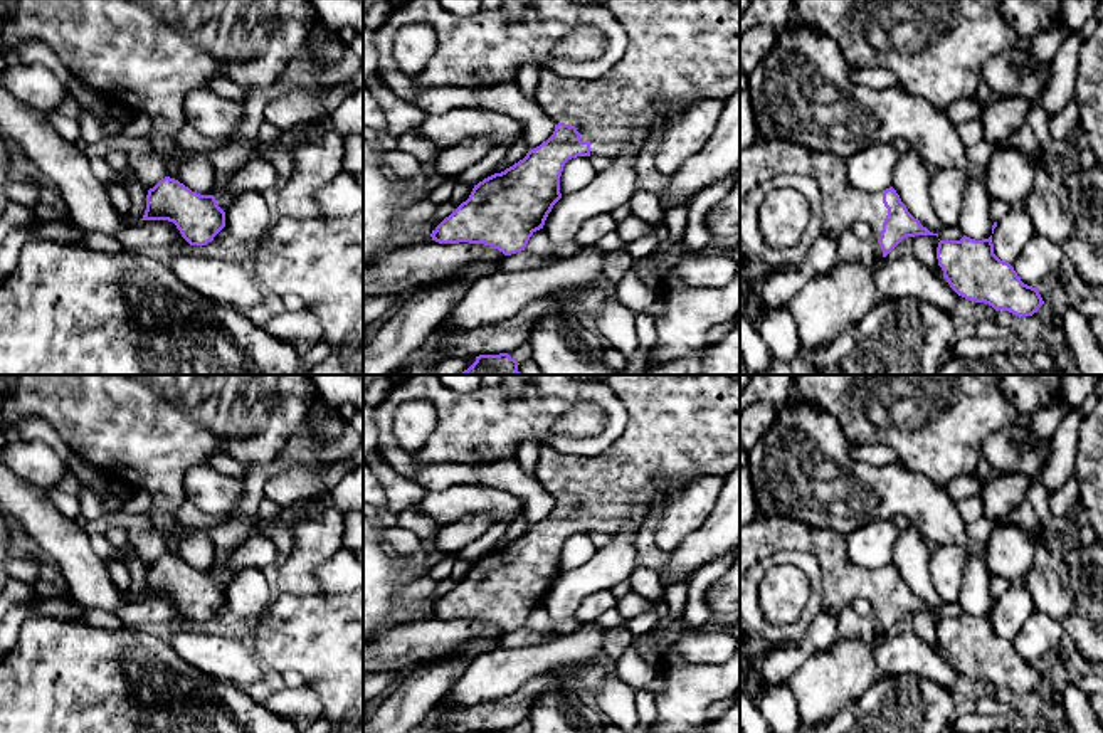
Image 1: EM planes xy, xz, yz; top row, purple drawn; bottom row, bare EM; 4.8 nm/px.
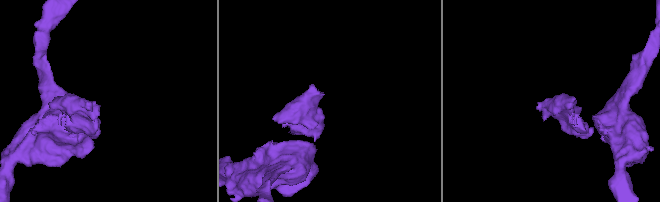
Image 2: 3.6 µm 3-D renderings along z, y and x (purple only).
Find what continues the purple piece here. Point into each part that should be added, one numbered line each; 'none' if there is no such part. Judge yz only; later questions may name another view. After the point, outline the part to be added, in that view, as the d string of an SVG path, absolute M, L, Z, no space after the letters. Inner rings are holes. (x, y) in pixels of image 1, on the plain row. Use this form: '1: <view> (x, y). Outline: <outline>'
1: yz (844, 582). Outline: M772 514L740 526L740 573L782 550L810 553L822 568L822 610L839 614L856 599L866 599L876 615L876 635L884 635L878 620L888 585L883 568L869 570L849 562L846 536L831 528L812 528L799 519Z

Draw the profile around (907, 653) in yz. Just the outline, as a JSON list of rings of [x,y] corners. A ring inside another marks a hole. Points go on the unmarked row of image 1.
[[[915,630],[876,639],[873,652],[879,676],[925,676],[947,689],[952,689],[958,678],[943,647],[933,647]]]

